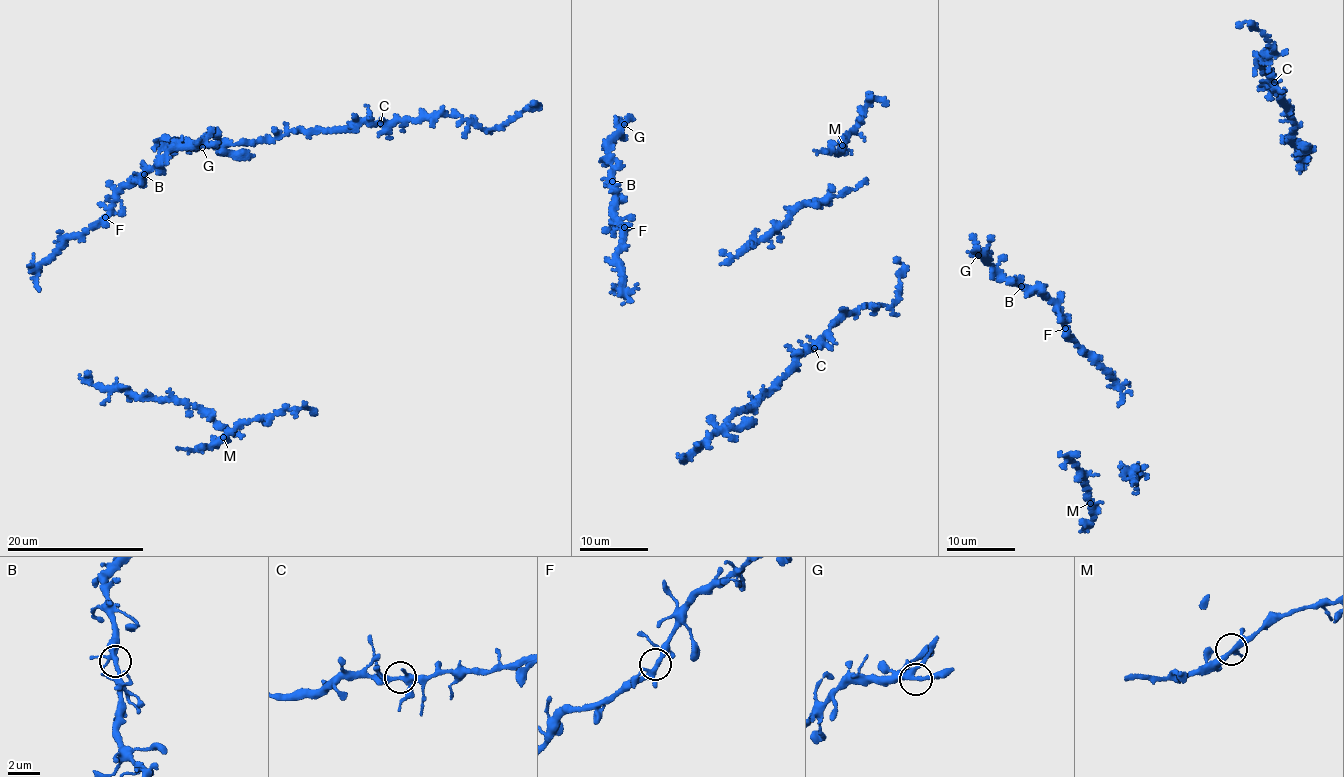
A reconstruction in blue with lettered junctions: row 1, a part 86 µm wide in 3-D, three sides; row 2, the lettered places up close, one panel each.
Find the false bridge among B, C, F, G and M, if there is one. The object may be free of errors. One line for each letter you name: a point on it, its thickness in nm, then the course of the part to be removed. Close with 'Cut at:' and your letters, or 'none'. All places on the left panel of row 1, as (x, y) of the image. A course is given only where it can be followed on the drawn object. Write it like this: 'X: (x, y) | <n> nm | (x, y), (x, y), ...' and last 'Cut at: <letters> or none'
Cut at: none

